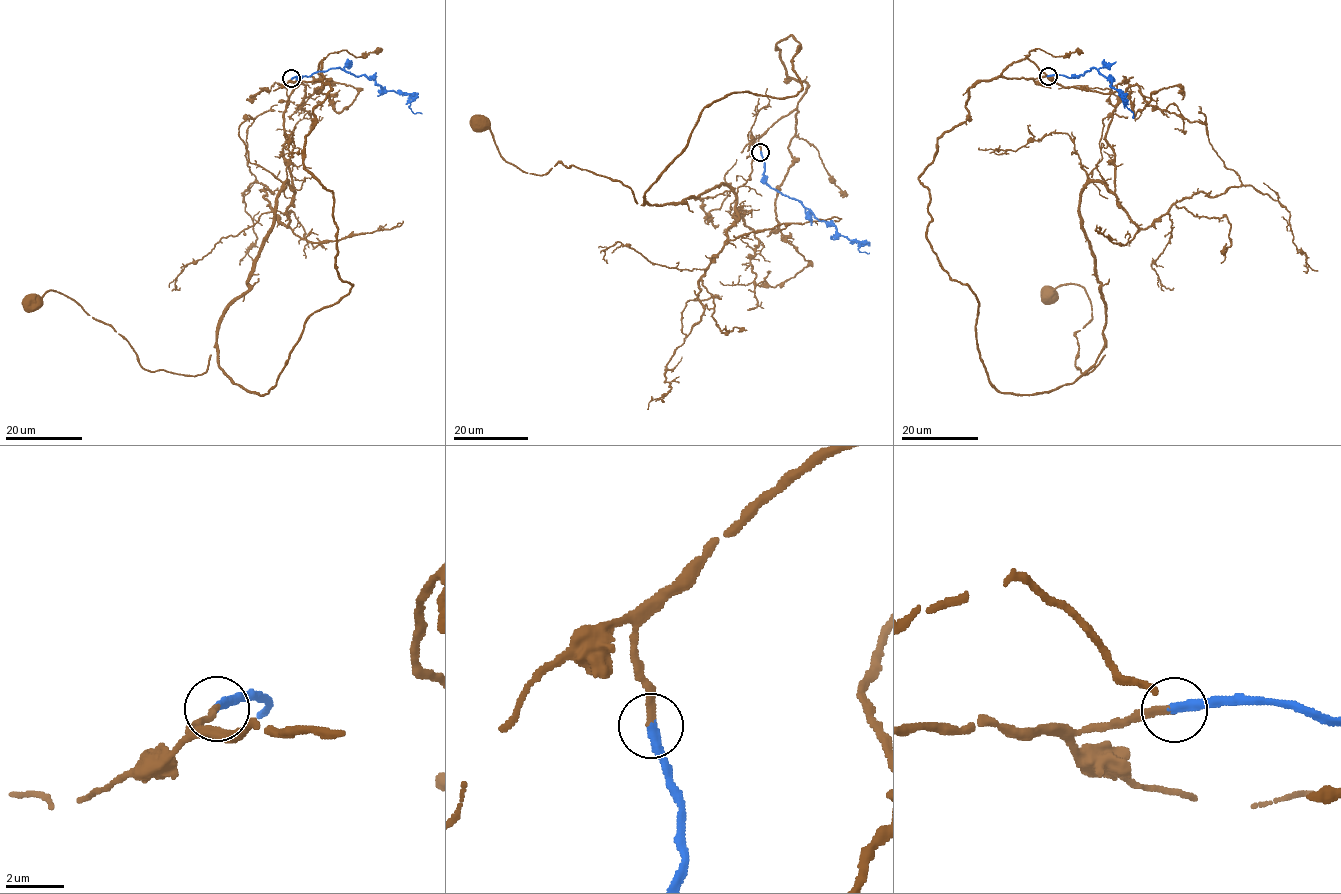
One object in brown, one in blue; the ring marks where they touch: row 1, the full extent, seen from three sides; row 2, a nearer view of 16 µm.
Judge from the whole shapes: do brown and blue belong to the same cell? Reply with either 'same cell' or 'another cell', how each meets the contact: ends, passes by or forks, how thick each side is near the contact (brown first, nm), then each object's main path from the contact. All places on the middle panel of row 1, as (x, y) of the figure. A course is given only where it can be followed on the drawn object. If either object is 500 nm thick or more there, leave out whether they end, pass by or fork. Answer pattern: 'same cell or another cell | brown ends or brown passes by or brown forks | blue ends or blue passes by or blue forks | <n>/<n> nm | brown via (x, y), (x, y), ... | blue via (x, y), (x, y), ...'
same cell | brown ends | blue ends | 240/320 nm | brown via (760, 151), (806, 89), (792, 35), (802, 89), (711, 102), (637, 203), (521, 170), (482, 121) | blue via (760, 151), (764, 181), (796, 198), (817, 218), (833, 224), (839, 235), (860, 241), (859, 251), (869, 252)

